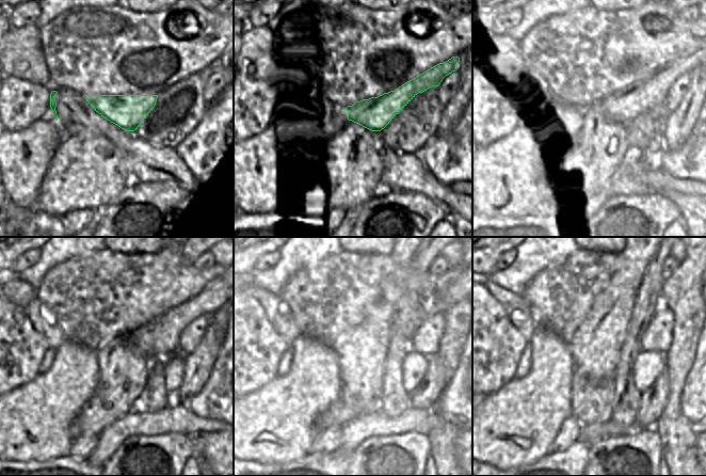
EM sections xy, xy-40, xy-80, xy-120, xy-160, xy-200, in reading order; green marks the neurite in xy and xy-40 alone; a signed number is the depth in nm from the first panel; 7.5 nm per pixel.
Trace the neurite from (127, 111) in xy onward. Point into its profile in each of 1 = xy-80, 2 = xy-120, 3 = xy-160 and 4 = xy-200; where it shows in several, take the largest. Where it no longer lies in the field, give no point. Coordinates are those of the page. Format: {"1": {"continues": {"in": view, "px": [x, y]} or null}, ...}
{"1": {"continues": {"in": "xy-80", "px": [623, 106]}}, "2": {"continues": {"in": "xy-120", "px": [149, 339]}}, "3": {"continues": {"in": "xy-160", "px": [404, 323]}}, "4": {"continues": {"in": "xy-200", "px": [636, 329]}}}

